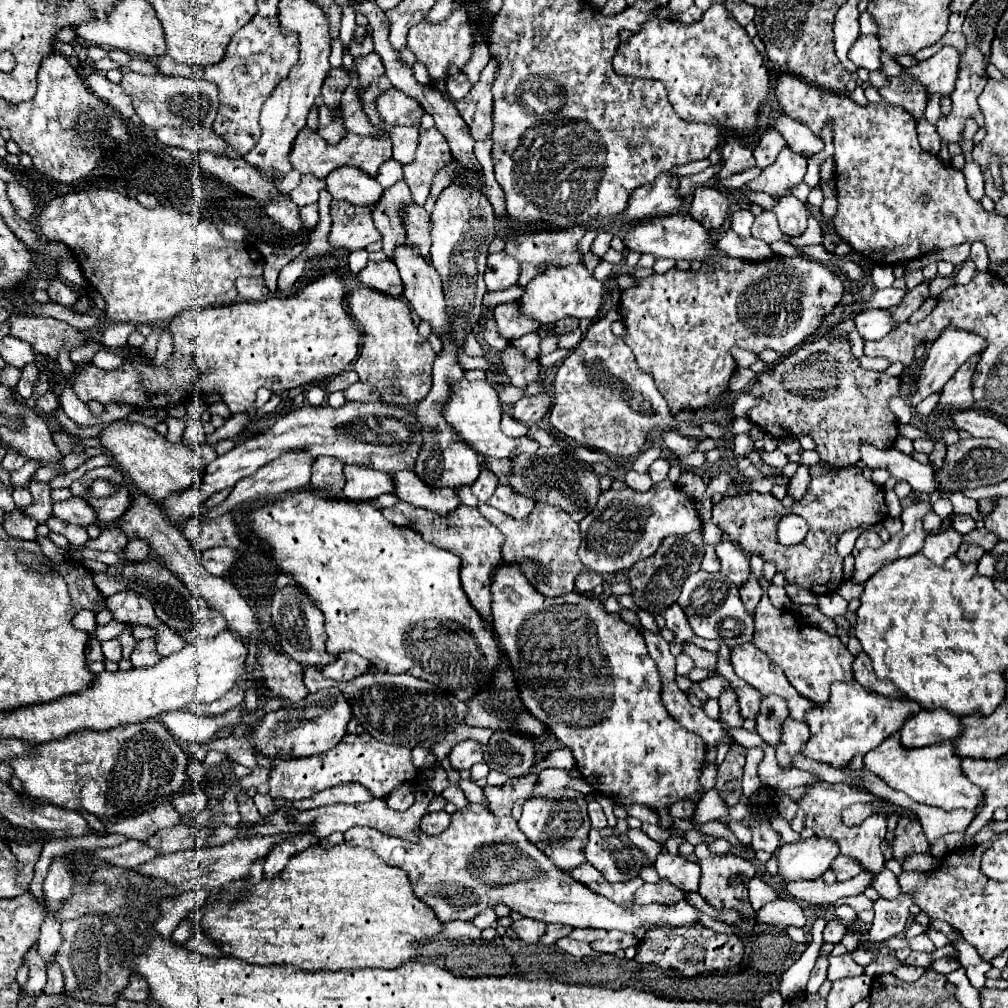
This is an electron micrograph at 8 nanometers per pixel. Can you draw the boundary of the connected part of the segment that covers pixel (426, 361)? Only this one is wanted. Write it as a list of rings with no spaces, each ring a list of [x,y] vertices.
[[[358,288],[348,298],[352,318],[364,330],[364,344],[360,356],[354,362],[362,382],[372,384],[384,402],[408,408],[424,400],[432,388],[432,364],[436,360],[428,340],[424,340],[412,324],[410,308],[404,300],[392,296],[380,296],[370,288]]]

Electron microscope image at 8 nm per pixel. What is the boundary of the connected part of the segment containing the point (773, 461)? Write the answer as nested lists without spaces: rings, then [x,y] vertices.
[[[774,450],[774,452],[760,452],[760,458],[764,464],[774,466],[774,468],[782,468],[784,464],[788,464],[786,454],[782,454],[780,450]]]

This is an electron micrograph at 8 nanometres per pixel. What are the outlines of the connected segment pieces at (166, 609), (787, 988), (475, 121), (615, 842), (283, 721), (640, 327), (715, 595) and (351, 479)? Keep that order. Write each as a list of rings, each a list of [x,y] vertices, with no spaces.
[[[148,558],[142,560],[140,564],[124,562],[122,566],[108,566],[104,574],[94,574],[94,586],[104,598],[120,590],[140,592],[150,602],[154,602],[156,616],[176,632],[186,632],[186,630],[192,630],[192,626],[196,626],[200,630],[200,636],[206,638],[206,636],[216,636],[218,632],[224,630],[224,620],[216,620],[216,616],[212,618],[212,612],[208,612],[208,606],[204,604],[204,600],[196,600],[194,596],[188,596],[188,588],[184,588],[184,584],[180,584],[180,580],[172,576],[172,572],[168,572],[166,568],[164,570],[156,568],[156,564],[148,564]]]
[[[816,918],[810,932],[811,942],[808,948],[806,948],[804,954],[784,972],[782,984],[780,984],[780,994],[782,994],[784,1000],[794,998],[794,996],[798,996],[798,994],[802,994],[802,992],[806,990],[810,970],[814,968],[816,958],[818,958],[818,952],[820,952],[823,944],[822,934],[825,925],[826,921],[823,918]]]
[[[490,60],[478,84],[468,92],[468,96],[454,102],[460,116],[470,126],[474,140],[488,140],[492,132],[492,92],[490,88],[492,88],[494,76],[496,76],[496,62]]]
[[[610,826],[602,830],[590,828],[584,856],[610,882],[626,882],[636,878],[636,872],[644,862],[644,852],[636,848],[626,834]]]
[[[336,688],[318,690],[314,694],[308,694],[304,700],[290,704],[278,712],[270,712],[262,718],[260,726],[254,730],[252,736],[252,750],[256,754],[262,754],[264,758],[304,758],[304,756],[316,756],[326,750],[330,750],[334,744],[340,742],[340,738],[346,734],[346,726],[352,720],[352,708],[348,708],[348,700],[336,692]]]
[[[716,248],[700,270],[682,272],[672,268],[666,274],[654,274],[640,280],[638,286],[622,294],[620,314],[626,324],[624,342],[632,348],[640,368],[654,376],[658,390],[674,412],[680,412],[682,406],[694,406],[694,410],[698,410],[728,390],[728,380],[736,368],[730,354],[732,346],[740,346],[750,352],[784,348],[784,352],[790,354],[792,348],[802,344],[816,328],[820,328],[820,322],[836,308],[842,294],[842,280],[822,262],[800,256],[774,256],[772,260],[750,262],[730,258]]]
[[[698,570],[686,578],[678,604],[684,608],[684,614],[696,636],[724,642],[728,648],[752,642],[754,618],[744,608],[740,596],[732,592],[738,592],[738,588],[732,582],[728,582],[722,572],[710,574],[710,572]]]
[[[370,464],[344,466],[346,486],[342,494],[352,502],[376,500],[382,494],[394,494],[394,478],[386,472],[374,470]]]

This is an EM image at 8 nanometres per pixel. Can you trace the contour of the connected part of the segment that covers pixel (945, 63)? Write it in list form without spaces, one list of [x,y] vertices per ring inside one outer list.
[[[944,46],[940,52],[936,52],[932,58],[916,64],[910,68],[912,76],[920,80],[930,94],[952,94],[956,72],[960,64],[960,52],[954,46]]]

